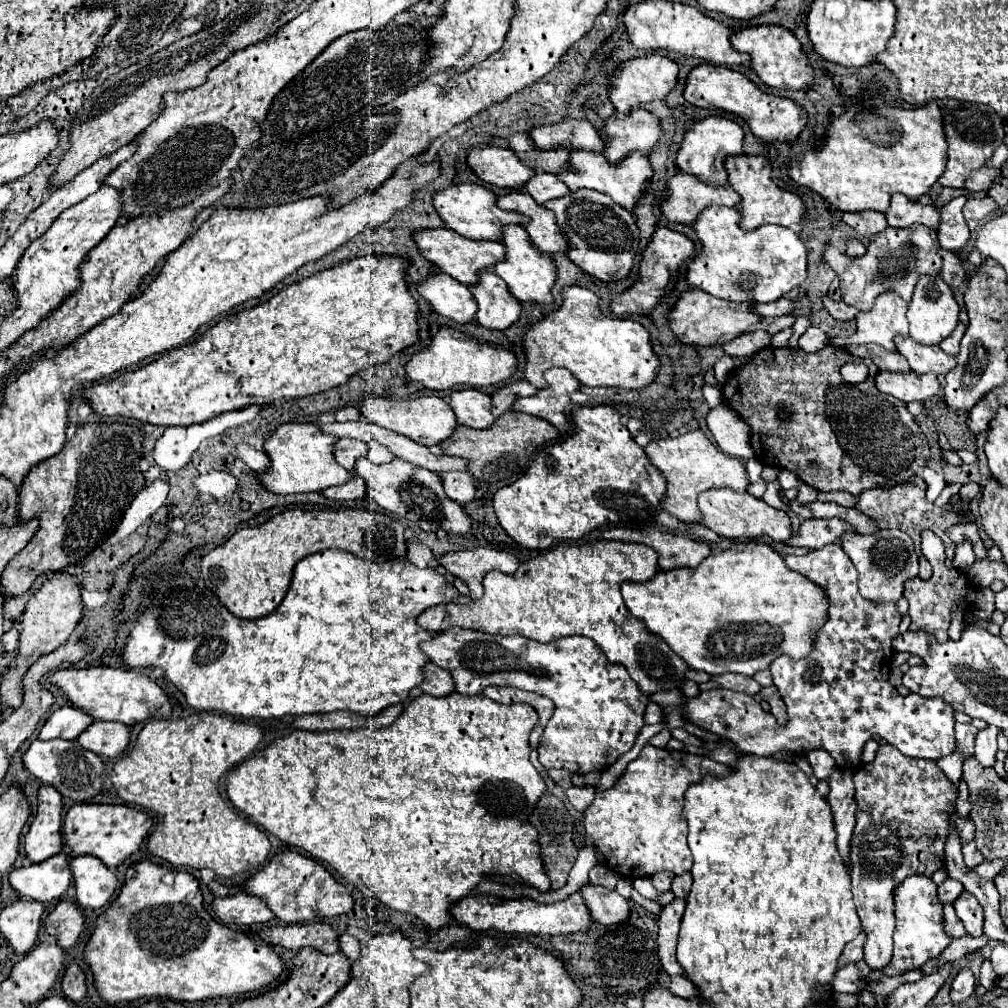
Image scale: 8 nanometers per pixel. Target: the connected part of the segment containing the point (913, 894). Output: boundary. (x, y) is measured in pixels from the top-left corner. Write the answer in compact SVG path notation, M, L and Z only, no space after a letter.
M909 876L895 892L895 918L897 926L893 932L893 958L885 970L871 970L867 982L877 982L883 976L901 976L911 968L923 966L927 960L939 956L951 938L945 934L943 906L937 898L937 884L927 876Z

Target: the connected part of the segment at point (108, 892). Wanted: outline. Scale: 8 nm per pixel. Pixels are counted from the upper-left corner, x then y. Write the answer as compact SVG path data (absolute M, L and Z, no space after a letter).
M77 856L69 862L69 868L79 906L103 908L111 900L117 886L117 876L99 858Z

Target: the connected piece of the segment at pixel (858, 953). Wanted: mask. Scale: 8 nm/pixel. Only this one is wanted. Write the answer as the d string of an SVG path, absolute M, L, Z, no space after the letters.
M849 942L841 954L841 966L849 962L859 962L863 958L863 942Z

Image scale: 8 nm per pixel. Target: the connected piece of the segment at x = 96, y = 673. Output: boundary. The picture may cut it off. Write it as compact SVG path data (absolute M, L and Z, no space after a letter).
M107 666L61 668L49 676L49 682L67 694L73 708L87 712L95 720L115 720L133 726L153 716L161 718L171 716L171 704L165 692L149 676L135 670L107 668Z

